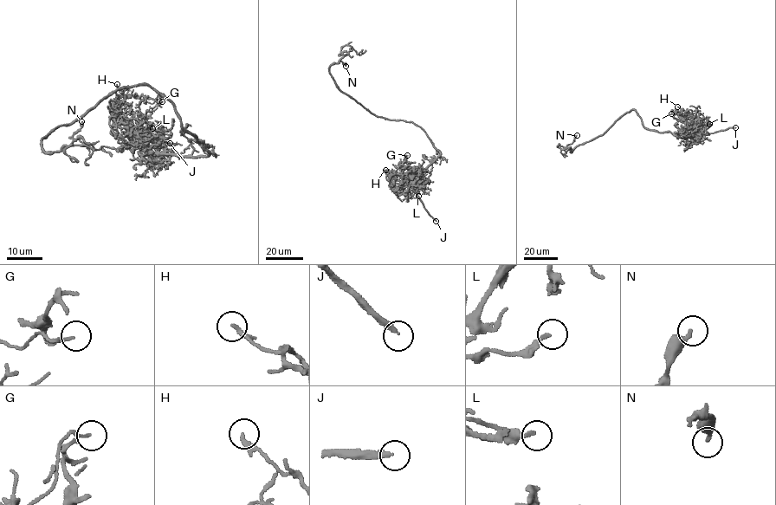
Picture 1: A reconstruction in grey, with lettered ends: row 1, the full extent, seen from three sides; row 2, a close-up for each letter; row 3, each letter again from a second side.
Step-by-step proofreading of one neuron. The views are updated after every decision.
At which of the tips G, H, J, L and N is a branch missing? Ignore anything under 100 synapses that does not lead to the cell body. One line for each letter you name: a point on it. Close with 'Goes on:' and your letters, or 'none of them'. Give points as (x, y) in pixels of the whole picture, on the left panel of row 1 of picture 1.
J: Place: (170, 143)
Goes on: J

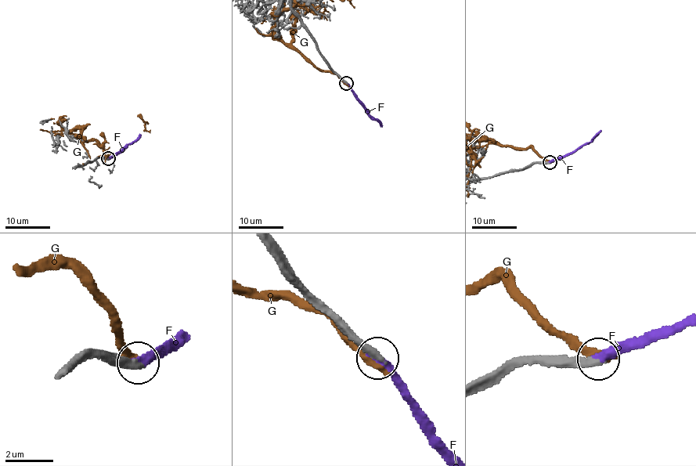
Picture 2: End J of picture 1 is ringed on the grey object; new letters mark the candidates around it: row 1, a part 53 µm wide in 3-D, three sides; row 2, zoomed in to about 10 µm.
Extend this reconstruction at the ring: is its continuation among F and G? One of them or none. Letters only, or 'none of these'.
F

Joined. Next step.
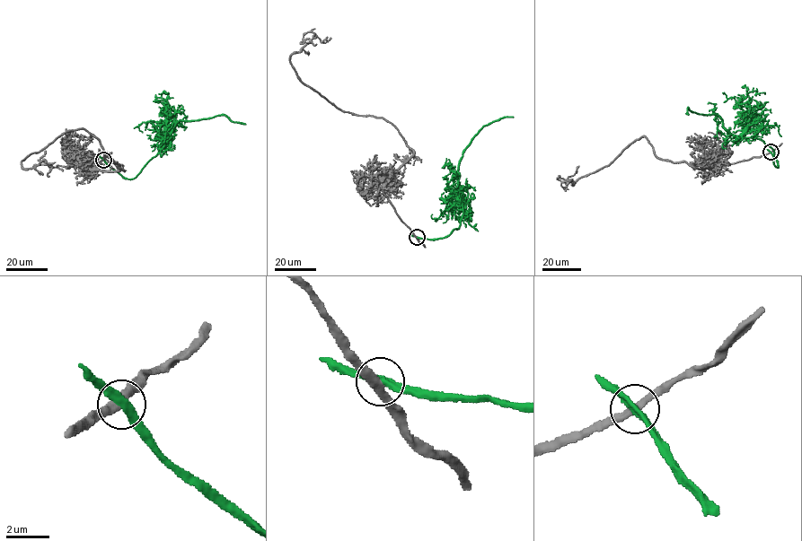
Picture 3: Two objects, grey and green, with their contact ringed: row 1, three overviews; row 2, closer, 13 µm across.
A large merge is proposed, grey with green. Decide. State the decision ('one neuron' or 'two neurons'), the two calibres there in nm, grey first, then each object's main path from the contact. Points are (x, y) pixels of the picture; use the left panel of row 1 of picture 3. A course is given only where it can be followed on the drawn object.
two neurons | 300/320 nm | grey via (103, 160), (79, 170), (120, 169), (71, 130), (22, 162), (45, 161), (43, 174) | green via (103, 160), (123, 177), (133, 178), (163, 147), (179, 121), (224, 115), (233, 122), (245, 124)

